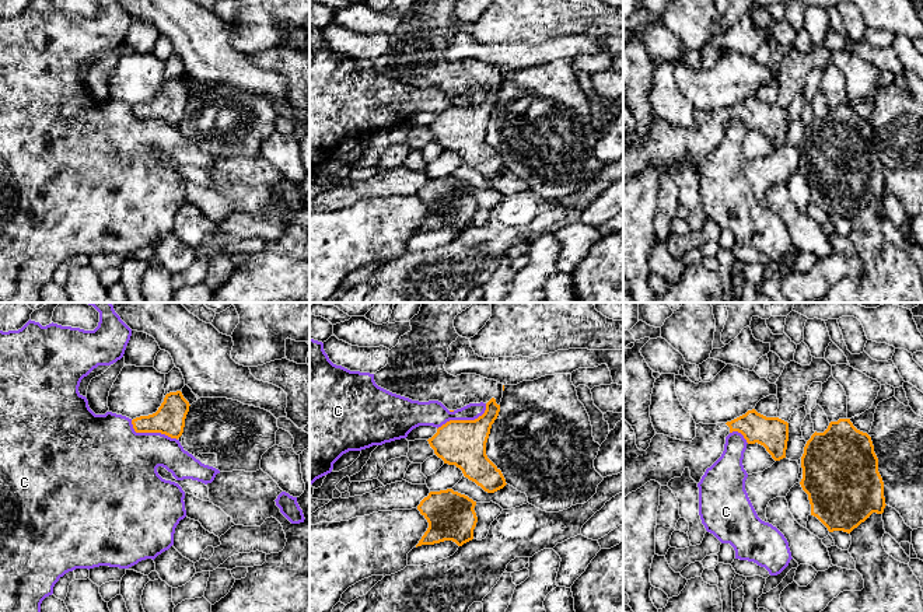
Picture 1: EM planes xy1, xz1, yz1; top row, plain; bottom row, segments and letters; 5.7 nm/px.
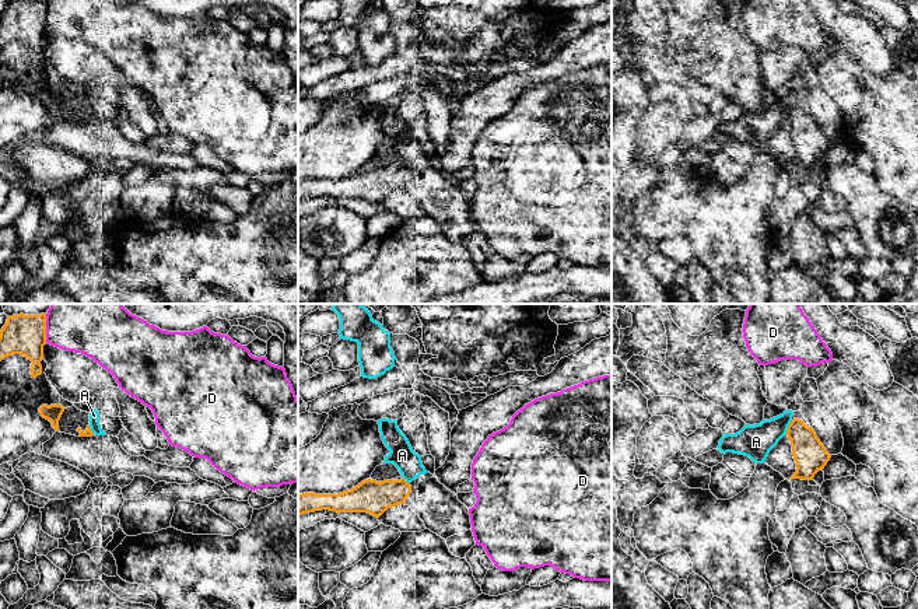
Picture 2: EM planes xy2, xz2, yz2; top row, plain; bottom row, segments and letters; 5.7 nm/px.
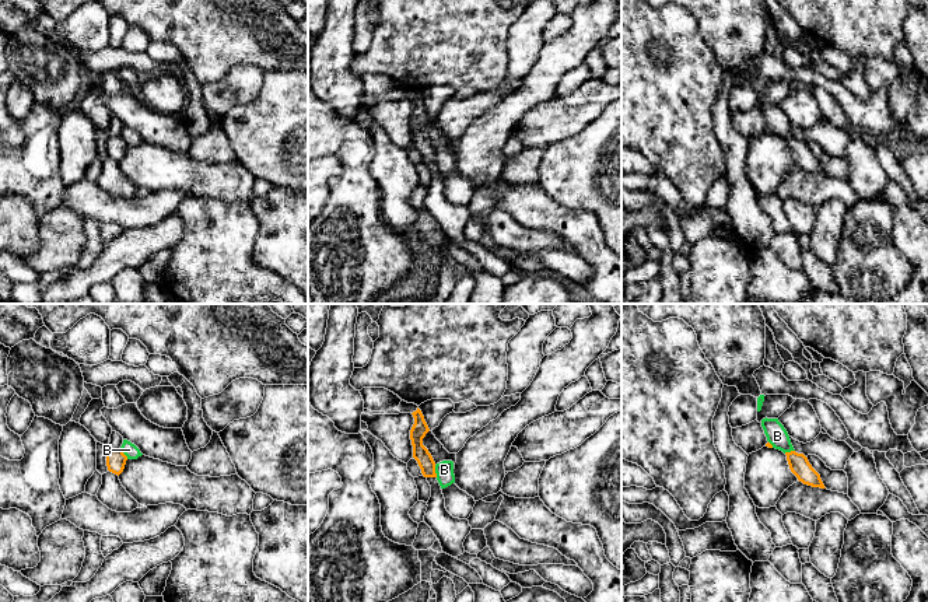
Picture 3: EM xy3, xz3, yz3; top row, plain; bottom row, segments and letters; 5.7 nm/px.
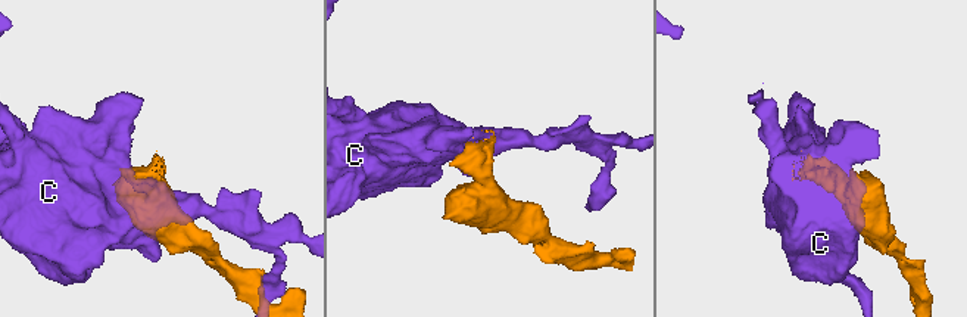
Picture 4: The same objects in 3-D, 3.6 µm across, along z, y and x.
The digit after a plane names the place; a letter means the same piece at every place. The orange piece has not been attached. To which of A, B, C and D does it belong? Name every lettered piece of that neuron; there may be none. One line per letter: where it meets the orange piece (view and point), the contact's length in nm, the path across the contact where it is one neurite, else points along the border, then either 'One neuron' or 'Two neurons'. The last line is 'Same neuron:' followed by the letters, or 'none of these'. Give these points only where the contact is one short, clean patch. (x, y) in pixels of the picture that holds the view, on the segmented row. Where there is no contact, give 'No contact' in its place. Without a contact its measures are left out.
A: Touches orange at yz2 (788, 427). Shared border 90 nm. Two neurons
B: Touches orange at xz3 (434, 471). Shared border 70 nm. Boundary: xz3 (434, 465), (437, 476). Two neurons
C: Touches orange at xz1 (464, 420). Shared border 320 nm. Two neurons
D: Touches orange at xy2 (45, 329). Shared border 160 nm. Boundary: xy2 (45, 315), (46, 342). Two neurons
Same neuron: none of these

